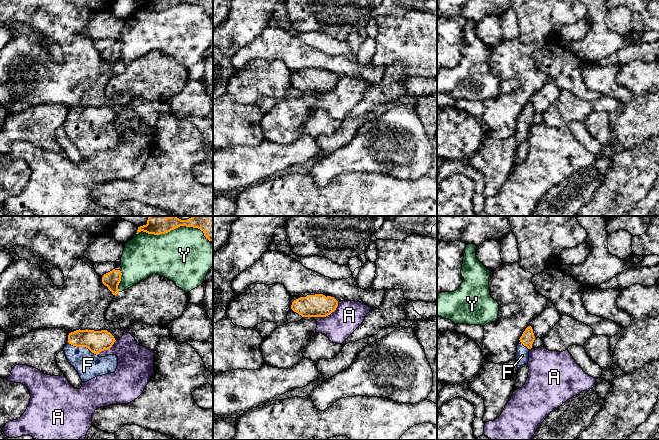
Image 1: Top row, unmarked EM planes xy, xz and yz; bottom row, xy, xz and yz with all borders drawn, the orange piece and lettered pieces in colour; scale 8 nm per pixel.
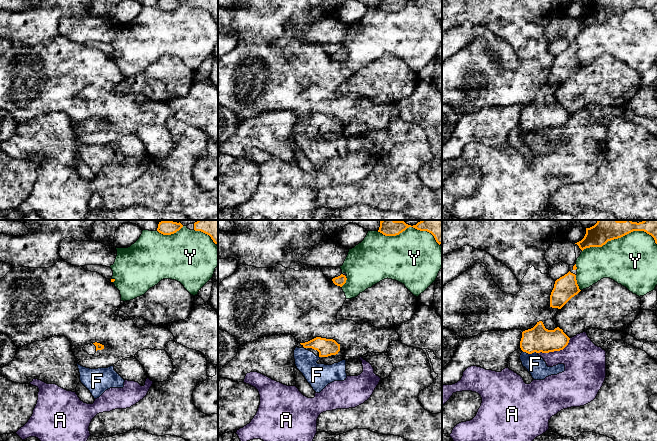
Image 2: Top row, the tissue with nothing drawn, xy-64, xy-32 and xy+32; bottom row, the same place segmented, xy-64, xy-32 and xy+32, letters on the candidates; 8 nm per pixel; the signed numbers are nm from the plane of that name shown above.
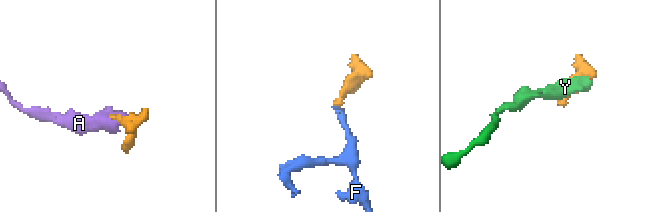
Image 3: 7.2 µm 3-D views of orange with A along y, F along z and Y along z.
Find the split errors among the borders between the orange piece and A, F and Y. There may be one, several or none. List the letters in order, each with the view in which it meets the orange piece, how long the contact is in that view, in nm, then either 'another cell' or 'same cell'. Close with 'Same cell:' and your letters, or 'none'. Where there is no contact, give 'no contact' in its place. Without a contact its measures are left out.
A: contact in xz; length 240 nm; another cell
F: contact in xy; length 260 nm; same cell
Y: contact in xy; length 170 nm; another cell
Same cell: F

